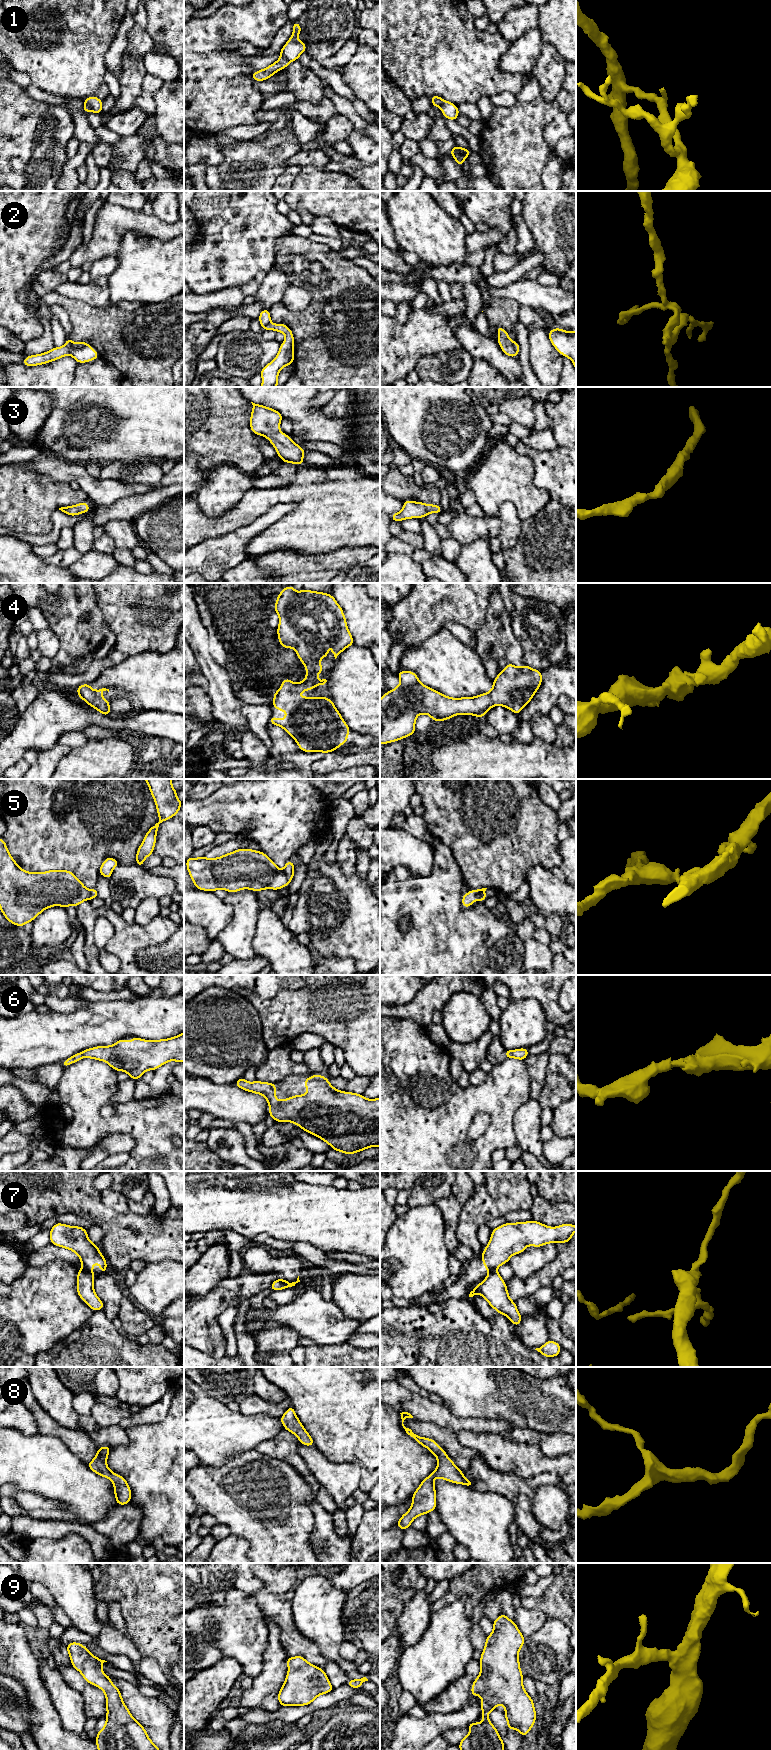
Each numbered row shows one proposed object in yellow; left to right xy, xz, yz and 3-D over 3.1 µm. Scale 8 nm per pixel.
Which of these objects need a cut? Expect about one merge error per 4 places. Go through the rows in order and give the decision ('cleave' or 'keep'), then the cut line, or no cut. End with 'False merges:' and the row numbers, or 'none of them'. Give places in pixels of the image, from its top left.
1: cleave; cut in xz along (281, 56), (290, 61)
2: cleave; cut in xy along (70, 344), (76, 348), (87, 348), (89, 346)
3: keep; no cut
4: keep; no cut
5: cleave; cut in xz along (282, 870), (290, 880)
6: keep; no cut
7: cleave; cut in xy along (82, 1266), (91, 1273)
8: keep; no cut
9: keep; no cut
False merges: 1, 2, 5, 7

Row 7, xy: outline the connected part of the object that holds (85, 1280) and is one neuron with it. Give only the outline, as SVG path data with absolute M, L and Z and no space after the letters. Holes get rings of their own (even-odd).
M83 1267L77 1274L77 1293L79 1297L93 1310L102 1310L104 1304L94 1291L95 1275Z

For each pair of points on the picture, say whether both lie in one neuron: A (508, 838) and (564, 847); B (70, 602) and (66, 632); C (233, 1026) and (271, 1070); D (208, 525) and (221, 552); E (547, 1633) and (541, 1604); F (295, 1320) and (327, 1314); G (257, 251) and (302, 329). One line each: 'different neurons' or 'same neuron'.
A: different neurons
B: same neuron
C: different neurons
D: different neurons
E: different neurons
F: same neuron
G: different neurons

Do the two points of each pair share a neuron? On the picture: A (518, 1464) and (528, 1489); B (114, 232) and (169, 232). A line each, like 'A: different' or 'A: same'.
A: different
B: same

